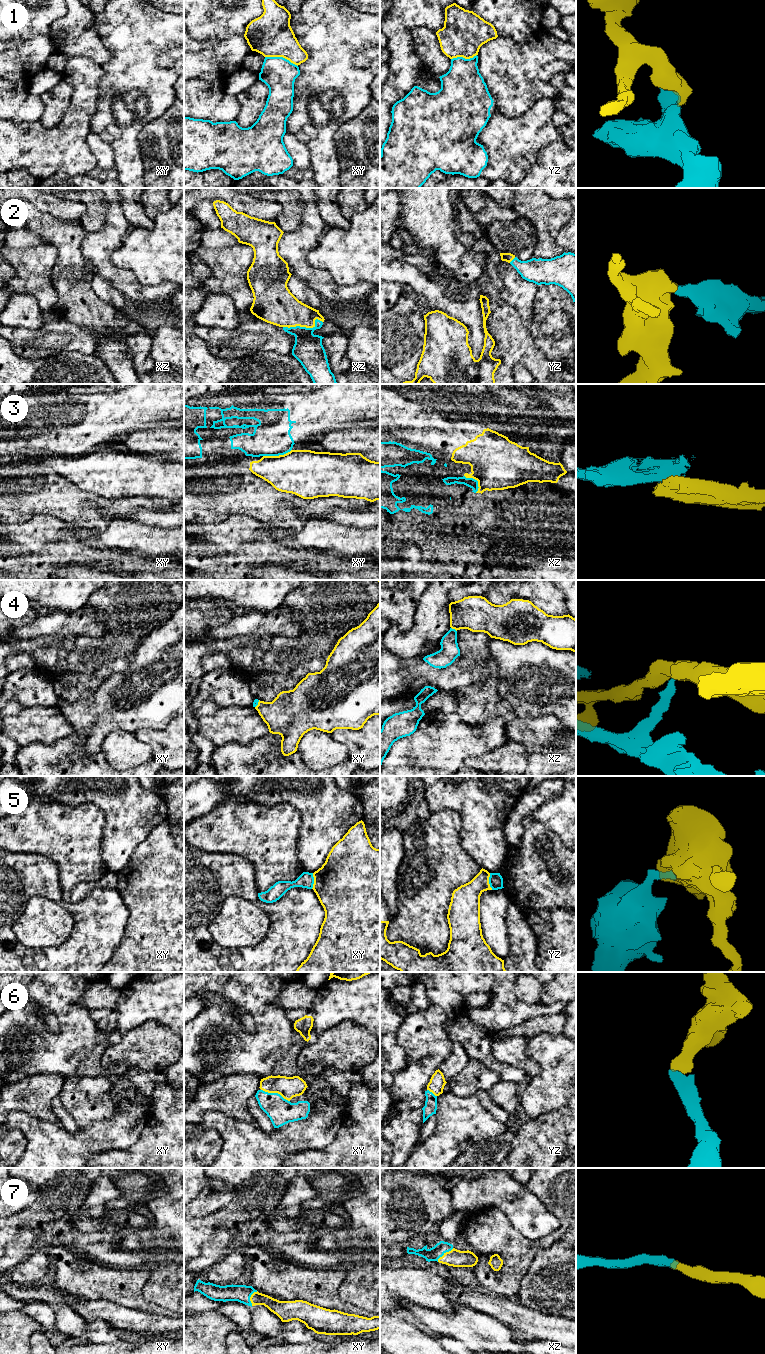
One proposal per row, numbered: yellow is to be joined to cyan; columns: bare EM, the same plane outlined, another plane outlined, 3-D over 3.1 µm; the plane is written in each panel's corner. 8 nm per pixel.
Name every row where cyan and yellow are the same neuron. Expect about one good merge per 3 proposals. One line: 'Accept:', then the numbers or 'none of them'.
Accept: 2, 6, 7

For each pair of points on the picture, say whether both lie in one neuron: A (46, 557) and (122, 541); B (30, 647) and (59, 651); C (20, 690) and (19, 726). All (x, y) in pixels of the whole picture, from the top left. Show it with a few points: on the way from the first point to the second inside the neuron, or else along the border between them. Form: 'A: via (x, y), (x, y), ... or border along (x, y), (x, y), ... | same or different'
A: border along (105, 547), (128, 553) | different
B: border along (62, 642), (16, 654) | different
C: border along (10, 699), (15, 699), (23, 707), (43, 706) | different

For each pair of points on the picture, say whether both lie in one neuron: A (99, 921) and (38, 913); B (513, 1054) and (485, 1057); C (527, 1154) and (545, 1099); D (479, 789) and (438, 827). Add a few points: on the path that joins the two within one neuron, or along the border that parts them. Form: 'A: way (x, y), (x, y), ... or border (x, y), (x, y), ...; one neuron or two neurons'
A: border (56, 902), (74, 920), (67, 940); two neurons
B: border (490, 1040), (492, 1055), (497, 1060), (514, 1067); two neurons
C: border (562, 1107), (531, 1119); two neurons
D: border (432, 812), (454, 810), (461, 821), (460, 833); two neurons

